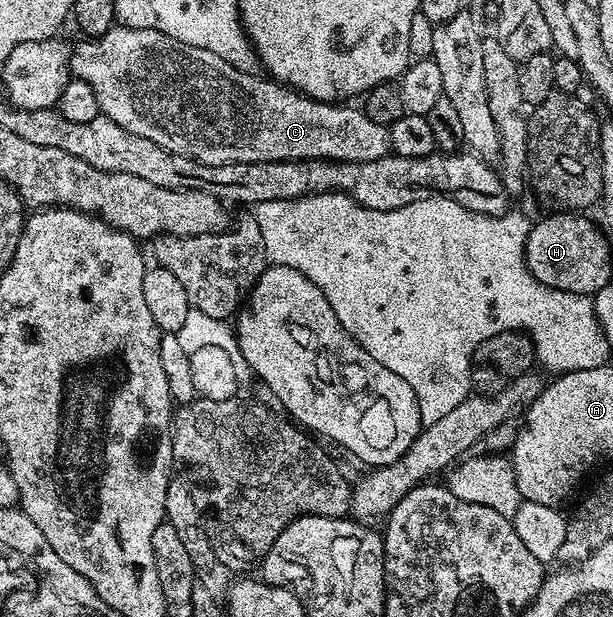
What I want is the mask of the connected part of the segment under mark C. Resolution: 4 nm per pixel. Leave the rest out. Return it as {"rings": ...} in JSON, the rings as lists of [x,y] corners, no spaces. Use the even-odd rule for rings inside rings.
{"rings":[[[116,25],[98,41],[82,42],[70,52],[69,71],[97,93],[102,114],[167,151],[187,155],[210,167],[229,163],[276,163],[290,159],[364,163],[377,161],[391,151],[390,130],[377,125],[377,121],[369,121],[358,106],[321,103],[270,77],[254,79],[250,70],[235,70],[234,65],[217,57],[217,53],[197,45],[185,45],[160,31]]]}

